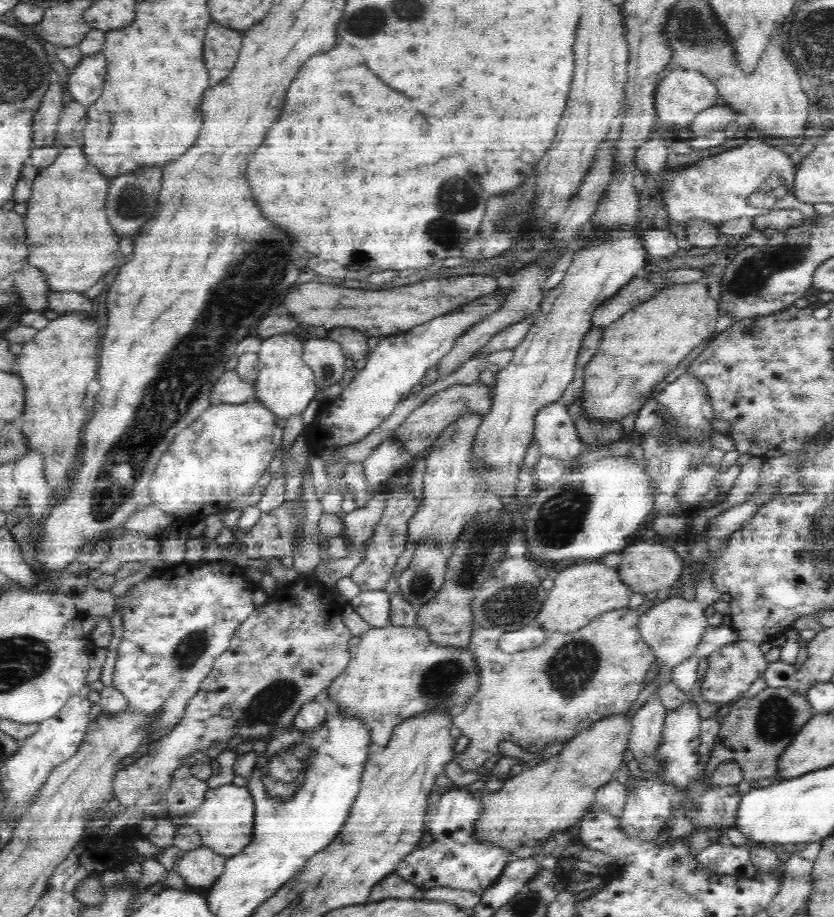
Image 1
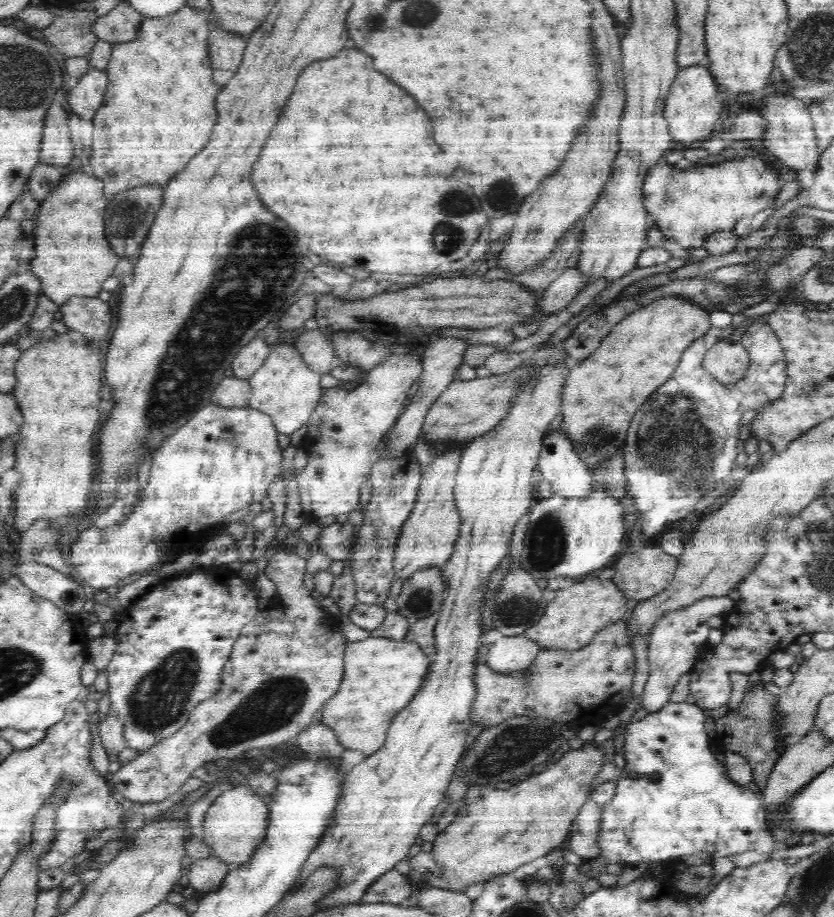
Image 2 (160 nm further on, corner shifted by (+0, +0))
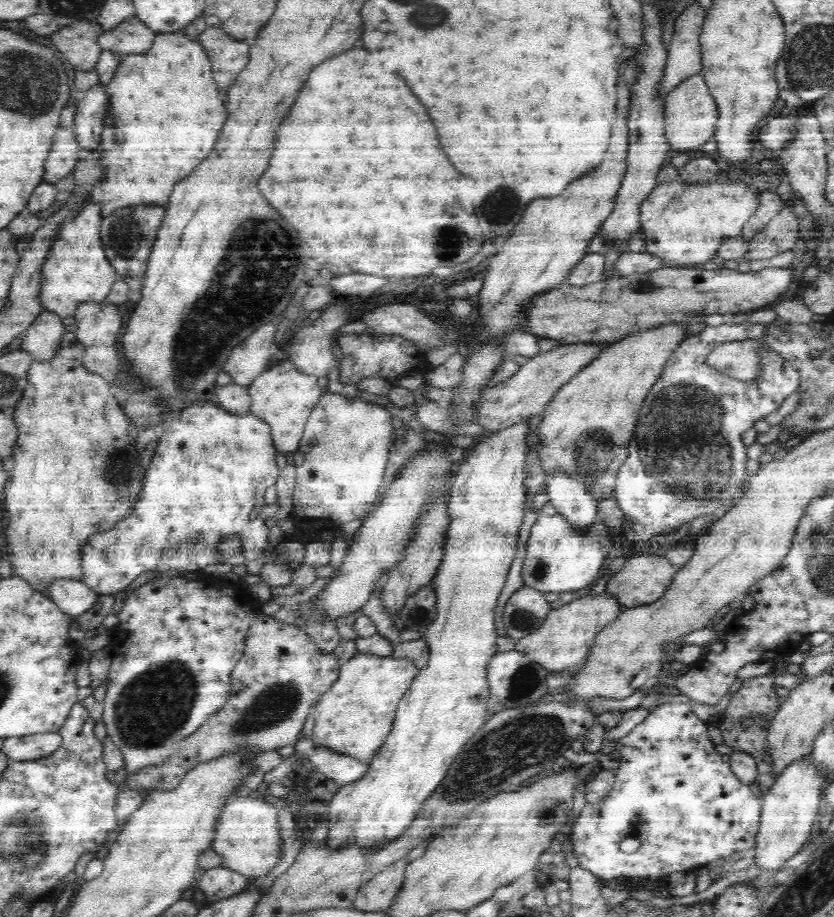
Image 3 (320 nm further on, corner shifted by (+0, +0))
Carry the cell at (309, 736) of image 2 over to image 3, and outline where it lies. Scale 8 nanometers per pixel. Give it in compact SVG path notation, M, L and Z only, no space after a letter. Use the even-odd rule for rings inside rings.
M315 746L307 754L308 760L328 778L340 784L340 787L352 782L358 782L366 776L368 764L360 762L357 758L334 752L323 746Z

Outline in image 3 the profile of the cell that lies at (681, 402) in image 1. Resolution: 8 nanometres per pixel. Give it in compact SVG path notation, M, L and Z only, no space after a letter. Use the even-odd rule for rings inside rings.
M727 322L720 324L720 326L707 326L698 335L688 337L684 340L679 348L676 348L676 352L671 356L671 359L668 360L664 372L659 376L659 380L651 389L648 396L646 396L646 399L640 408L636 426L633 429L633 437L629 441L629 456L626 458L624 465L621 466L620 471L617 474L614 495L618 506L623 510L625 516L630 517L630 522L623 523L622 529L622 533L628 538L628 540L645 544L649 538L676 531L679 526L682 526L682 524L693 521L694 518L704 516L704 514L709 514L709 516L711 516L711 522L716 522L716 520L720 520L720 518L724 516L734 504L736 504L736 500L740 500L741 494L745 492L747 483L749 482L748 475L746 475L747 463L749 462L746 451L747 445L742 441L742 436L744 436L746 430L750 430L750 428L754 426L755 422L764 420L768 414L772 414L772 412L778 410L778 408L785 404L788 396L792 397L792 393L796 392L800 385L800 375L797 374L797 371L792 367L792 364L788 362L787 358L778 356L778 354L766 349L760 350L762 361L762 364L760 365L760 373L757 374L757 377L754 377L754 380L750 380L750 382L735 380L732 377L717 372L714 368L708 366L707 359L720 344L735 342L735 340L748 340L749 338L759 339L765 335L766 329L768 329L766 324L751 324L749 322L740 325Z

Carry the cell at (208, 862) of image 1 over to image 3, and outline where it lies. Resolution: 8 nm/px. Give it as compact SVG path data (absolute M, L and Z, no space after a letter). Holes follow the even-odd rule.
M222 866L205 870L198 884L207 900L218 901L240 893L246 880L238 872Z

